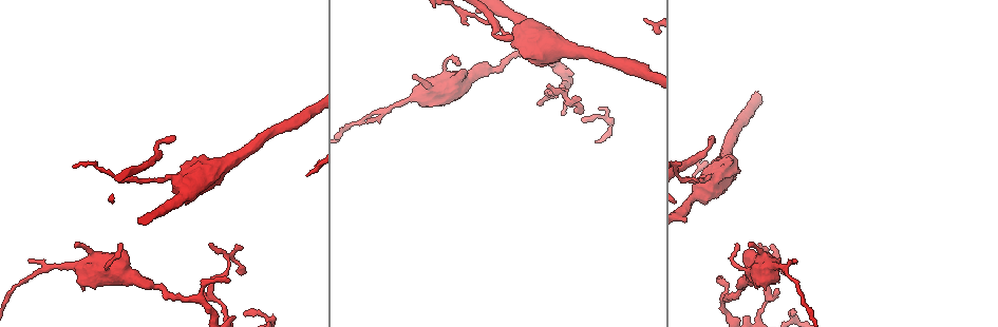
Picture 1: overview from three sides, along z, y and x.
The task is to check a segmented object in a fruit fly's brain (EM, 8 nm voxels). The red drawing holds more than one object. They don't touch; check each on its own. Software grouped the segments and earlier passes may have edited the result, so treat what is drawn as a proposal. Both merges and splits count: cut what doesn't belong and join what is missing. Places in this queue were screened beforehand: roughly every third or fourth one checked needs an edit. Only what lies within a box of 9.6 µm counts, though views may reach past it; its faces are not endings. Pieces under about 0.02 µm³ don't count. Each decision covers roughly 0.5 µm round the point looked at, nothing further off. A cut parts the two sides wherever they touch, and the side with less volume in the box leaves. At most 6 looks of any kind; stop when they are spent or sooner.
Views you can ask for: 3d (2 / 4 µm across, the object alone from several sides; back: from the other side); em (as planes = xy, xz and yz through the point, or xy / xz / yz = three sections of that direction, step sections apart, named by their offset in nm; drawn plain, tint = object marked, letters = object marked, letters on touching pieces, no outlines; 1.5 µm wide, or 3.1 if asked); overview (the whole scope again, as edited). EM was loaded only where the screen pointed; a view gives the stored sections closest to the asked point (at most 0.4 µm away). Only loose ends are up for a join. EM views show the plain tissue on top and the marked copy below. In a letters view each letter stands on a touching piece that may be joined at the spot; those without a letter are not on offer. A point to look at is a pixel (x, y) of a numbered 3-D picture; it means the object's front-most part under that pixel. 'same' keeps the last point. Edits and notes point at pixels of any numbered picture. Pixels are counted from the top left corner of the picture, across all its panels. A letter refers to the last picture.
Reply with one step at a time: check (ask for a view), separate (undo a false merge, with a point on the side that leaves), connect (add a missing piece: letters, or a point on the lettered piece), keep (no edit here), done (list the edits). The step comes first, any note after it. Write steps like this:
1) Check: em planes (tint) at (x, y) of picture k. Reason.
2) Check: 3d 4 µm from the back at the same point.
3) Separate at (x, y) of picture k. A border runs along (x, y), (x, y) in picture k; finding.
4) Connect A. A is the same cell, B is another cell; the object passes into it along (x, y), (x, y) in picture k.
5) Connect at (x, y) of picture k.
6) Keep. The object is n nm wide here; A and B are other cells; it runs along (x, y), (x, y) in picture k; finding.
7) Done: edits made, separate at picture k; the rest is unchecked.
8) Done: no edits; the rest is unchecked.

Check: em xz step 8 (tint) at (736, 244) of picture 1. Thin end.

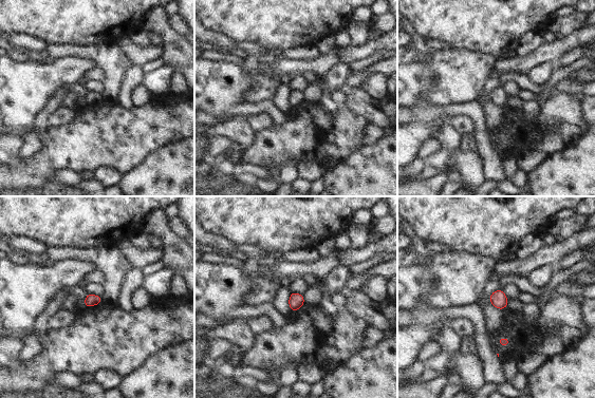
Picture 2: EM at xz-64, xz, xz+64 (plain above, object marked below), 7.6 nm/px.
Check: em planes (letters) at the same point.

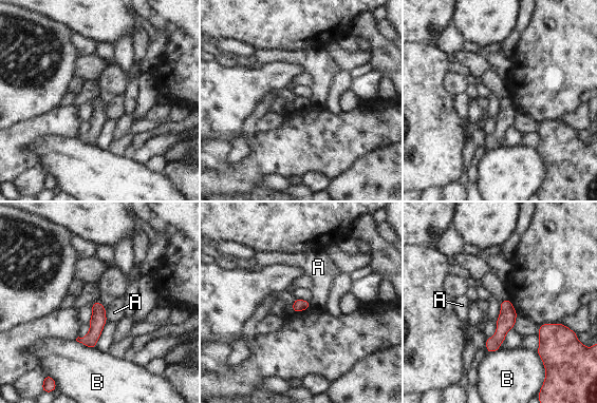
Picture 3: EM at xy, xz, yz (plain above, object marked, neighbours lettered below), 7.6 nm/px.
Keep. The longest contact is with B, 170 nm; A and B are other cells; it runs along (506, 302), (506, 321), (489, 349) in picture 3; none of them fits.

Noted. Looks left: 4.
Check: 3d 2 µm at (211, 246) of picture 1.

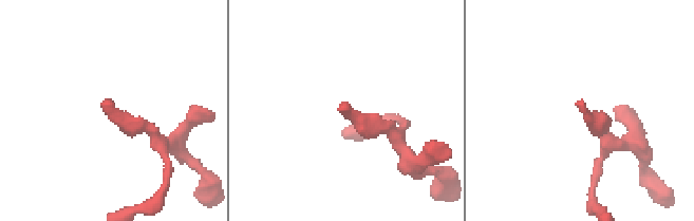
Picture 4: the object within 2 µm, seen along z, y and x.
Check: em xy step 4 (tint) at (110, 103) of picture 4. Shape alone is not enough.

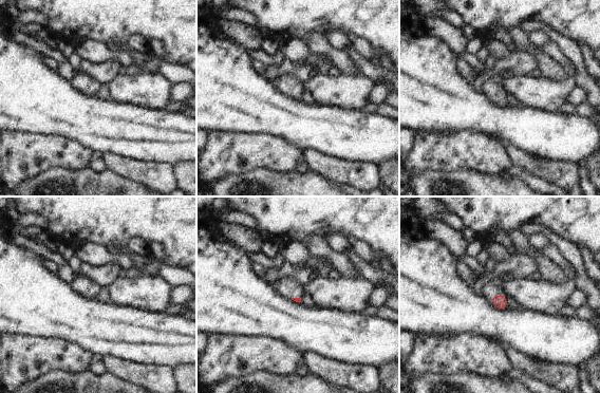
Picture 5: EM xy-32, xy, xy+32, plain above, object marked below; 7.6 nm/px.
Check: em xy step 4 (letters) at the same point. See the neighbours.

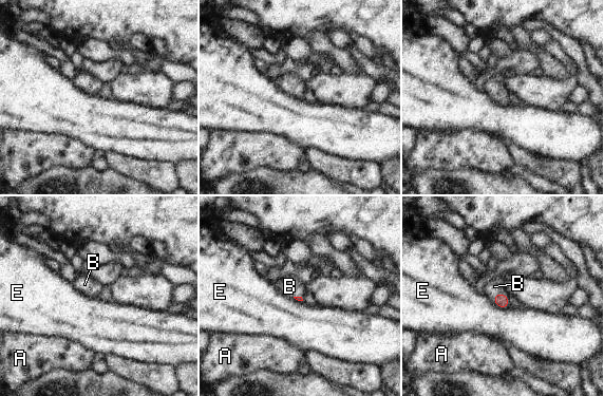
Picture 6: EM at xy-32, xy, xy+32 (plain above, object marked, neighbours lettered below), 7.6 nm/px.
Connect B. B is the same cell, A and E are other cells; the object passes into it along (501, 300), (499, 294), (494, 286) in picture 6; it goes on there.

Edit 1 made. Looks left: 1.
Done: edits made, connect at picture 6; the rest is unchecked.

